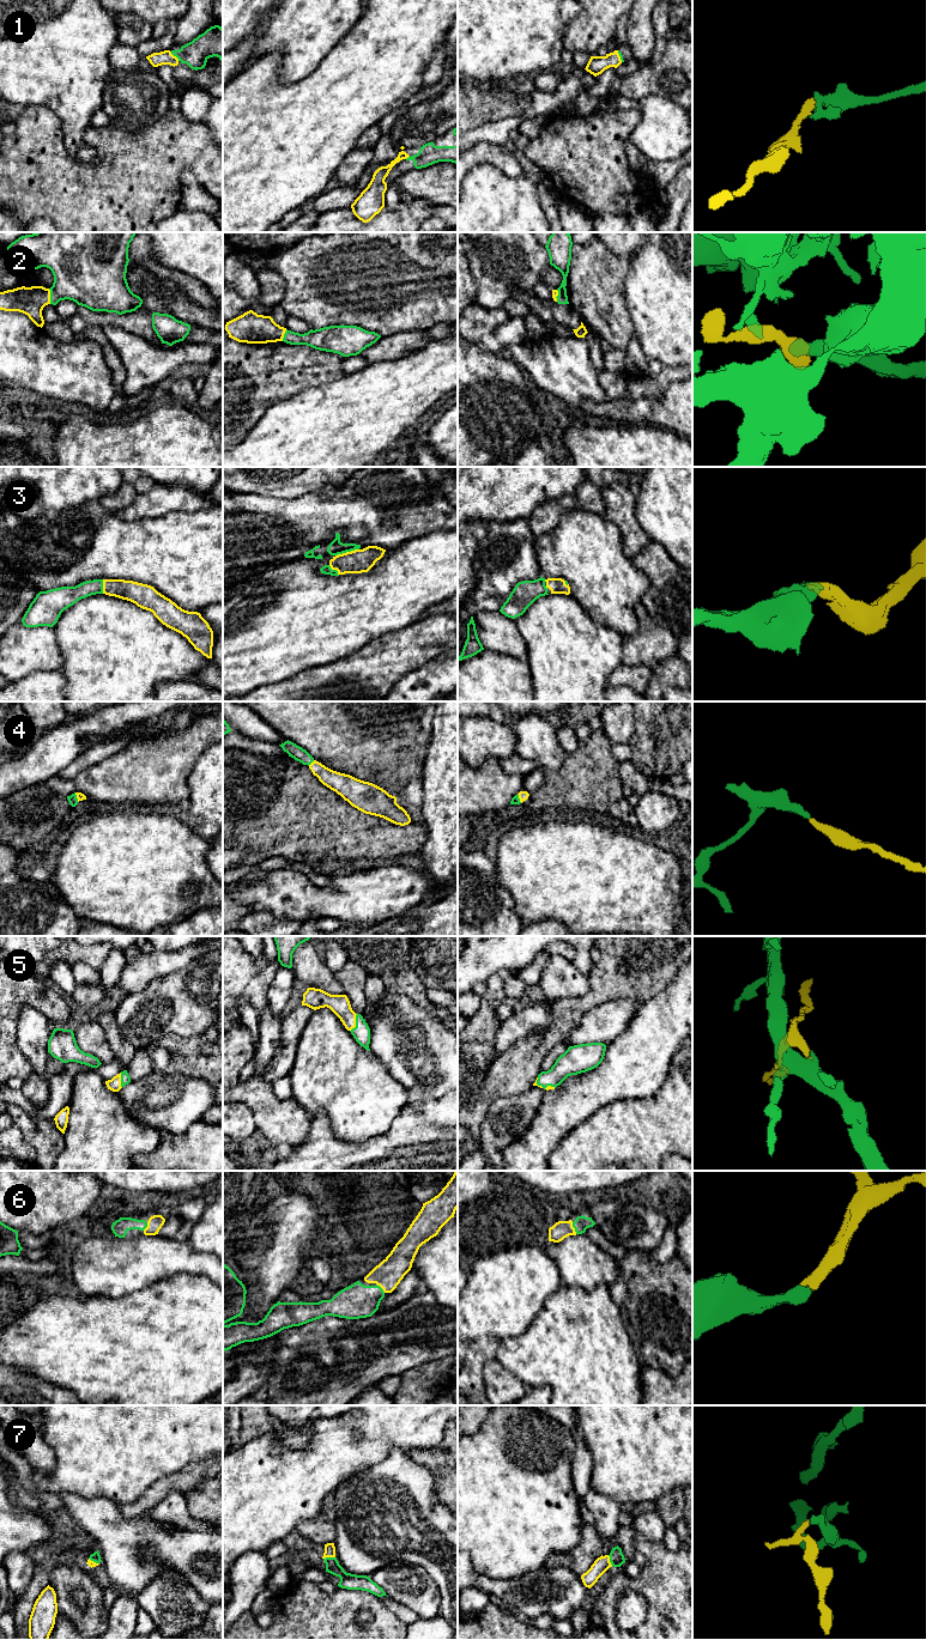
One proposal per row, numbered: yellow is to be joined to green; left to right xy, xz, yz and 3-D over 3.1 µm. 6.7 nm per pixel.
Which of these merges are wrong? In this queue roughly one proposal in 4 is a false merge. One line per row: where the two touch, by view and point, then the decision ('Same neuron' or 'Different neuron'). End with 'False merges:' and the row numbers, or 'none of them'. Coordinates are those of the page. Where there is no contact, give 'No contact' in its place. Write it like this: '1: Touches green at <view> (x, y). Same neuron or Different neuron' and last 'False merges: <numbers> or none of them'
1: Touches green at xy (175, 55). Same neuron
2: Touches green at xy (50, 296). Same neuron
3: Touches green at xz (346, 551). Same neuron
4: Touches green at xz (310, 763). Same neuron
5: Touches green at xz (356, 1022). Same neuron
6: Touches green at yz (574, 1227). Same neuron
7: Touches green at xz (328, 1558). Same neuron
False merges: none of them

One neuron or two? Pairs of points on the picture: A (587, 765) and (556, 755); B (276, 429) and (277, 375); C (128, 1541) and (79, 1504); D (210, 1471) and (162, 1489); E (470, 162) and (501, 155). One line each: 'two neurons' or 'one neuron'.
A: two neurons
B: two neurons
C: one neuron
D: one neuron
E: one neuron

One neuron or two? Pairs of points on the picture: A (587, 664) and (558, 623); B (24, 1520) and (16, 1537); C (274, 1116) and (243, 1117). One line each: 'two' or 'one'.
A: one
B: one
C: two

